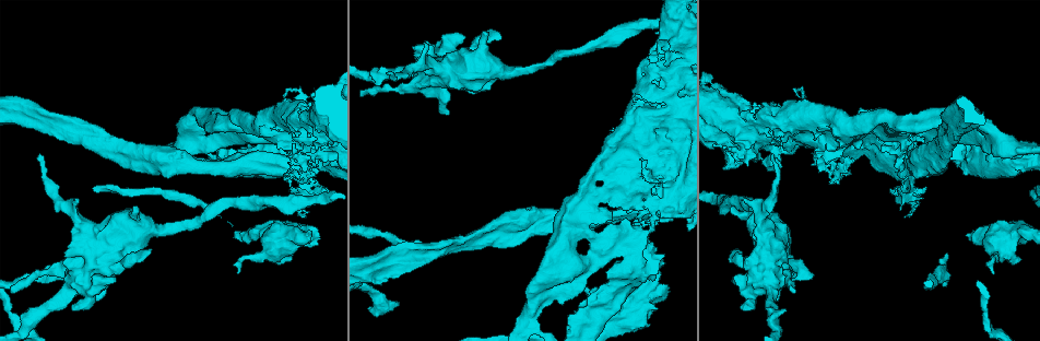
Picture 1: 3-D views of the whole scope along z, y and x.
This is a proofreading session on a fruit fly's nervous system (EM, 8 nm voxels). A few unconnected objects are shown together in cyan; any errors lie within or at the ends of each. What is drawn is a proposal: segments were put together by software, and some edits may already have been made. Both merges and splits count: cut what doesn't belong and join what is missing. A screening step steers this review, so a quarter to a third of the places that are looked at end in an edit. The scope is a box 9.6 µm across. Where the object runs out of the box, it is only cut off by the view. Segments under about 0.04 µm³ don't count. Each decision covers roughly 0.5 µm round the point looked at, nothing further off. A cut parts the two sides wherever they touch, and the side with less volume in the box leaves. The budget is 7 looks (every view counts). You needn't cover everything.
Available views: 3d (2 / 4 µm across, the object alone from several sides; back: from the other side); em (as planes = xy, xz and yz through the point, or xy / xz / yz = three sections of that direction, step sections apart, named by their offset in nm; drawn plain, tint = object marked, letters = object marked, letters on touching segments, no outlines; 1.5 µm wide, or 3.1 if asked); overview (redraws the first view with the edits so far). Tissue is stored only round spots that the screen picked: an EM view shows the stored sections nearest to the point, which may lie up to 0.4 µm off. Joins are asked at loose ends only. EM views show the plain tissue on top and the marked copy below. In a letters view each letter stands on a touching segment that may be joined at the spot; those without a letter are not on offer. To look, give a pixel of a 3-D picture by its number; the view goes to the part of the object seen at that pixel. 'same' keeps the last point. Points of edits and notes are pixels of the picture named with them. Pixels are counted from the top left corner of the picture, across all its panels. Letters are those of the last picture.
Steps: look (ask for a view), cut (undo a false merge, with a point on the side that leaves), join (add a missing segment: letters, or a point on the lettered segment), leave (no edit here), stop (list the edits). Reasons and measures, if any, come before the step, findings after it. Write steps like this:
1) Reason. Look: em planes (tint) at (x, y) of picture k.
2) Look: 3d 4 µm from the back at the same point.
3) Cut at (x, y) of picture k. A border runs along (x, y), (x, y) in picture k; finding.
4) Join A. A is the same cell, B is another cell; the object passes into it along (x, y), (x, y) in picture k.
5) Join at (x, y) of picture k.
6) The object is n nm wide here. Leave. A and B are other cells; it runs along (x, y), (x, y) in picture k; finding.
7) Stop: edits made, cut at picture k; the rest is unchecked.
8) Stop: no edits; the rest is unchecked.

Closes a loop. Look: em xz step 8 (letters) at (844, 162) of picture 1.

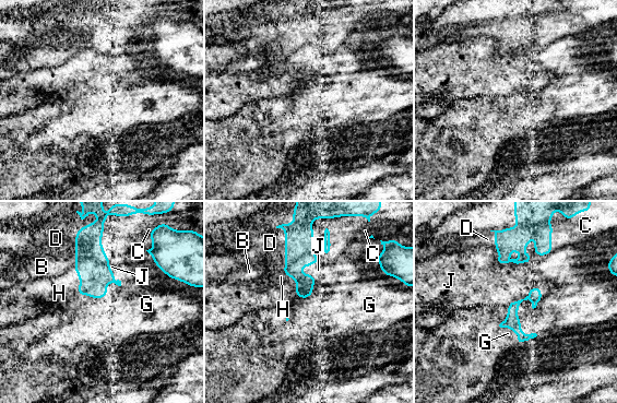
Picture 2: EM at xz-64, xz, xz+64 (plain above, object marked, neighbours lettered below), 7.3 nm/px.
The longest contact is with G, 220 nm. Leave. B, C, D, G, H and J are other cells; it runs along (536, 288), (512, 308), (521, 339) in picture 2; continuous, no second neuron.

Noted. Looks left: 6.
Branch stops here. Look: em planes (letters) at (587, 296) of picture 1.

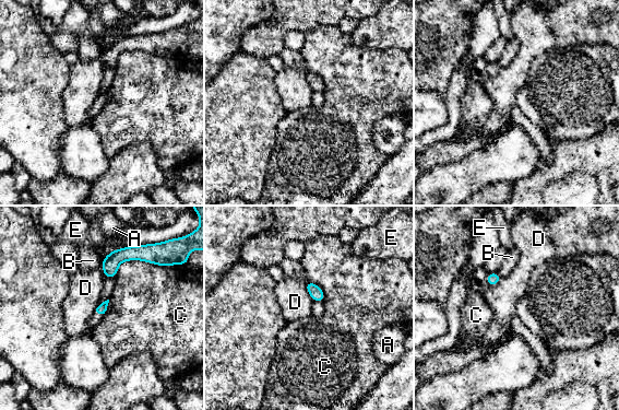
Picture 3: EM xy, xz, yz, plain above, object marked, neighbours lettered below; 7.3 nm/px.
Leave. A, B, C, D and E are other cells; a border runs along (161, 267), (125, 260), (115, 277) in picture 3; none of them fits.

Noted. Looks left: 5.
Stops while still wide. Look: em planes (letters) at (416, 46) of picture 1.

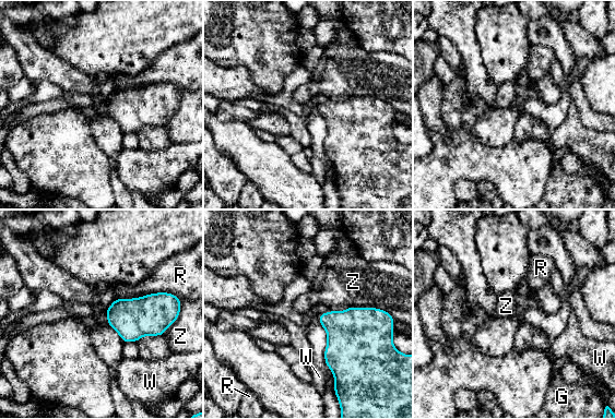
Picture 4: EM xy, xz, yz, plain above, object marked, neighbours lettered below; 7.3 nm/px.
Leave. G, R, W and Z are other cells; none of them fits.

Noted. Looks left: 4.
Stop: no edits; the rest is unchecked.

